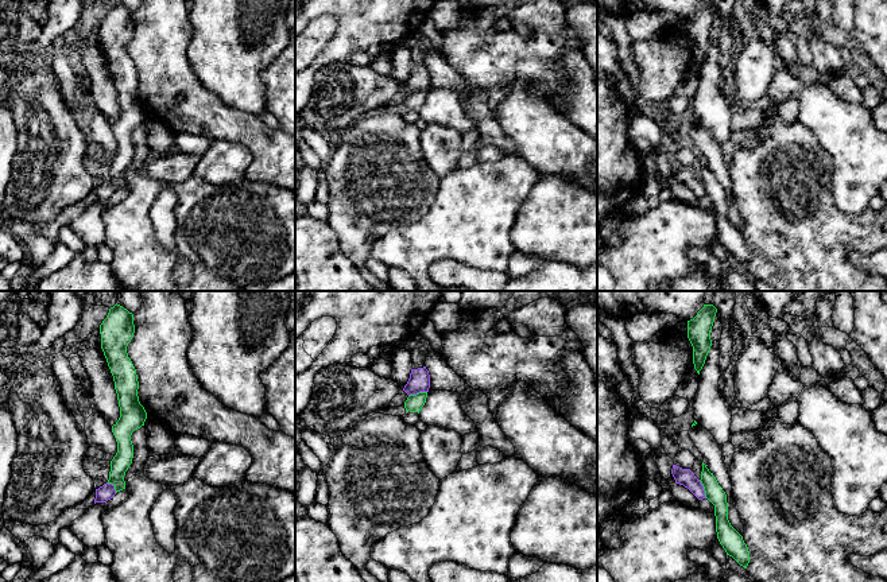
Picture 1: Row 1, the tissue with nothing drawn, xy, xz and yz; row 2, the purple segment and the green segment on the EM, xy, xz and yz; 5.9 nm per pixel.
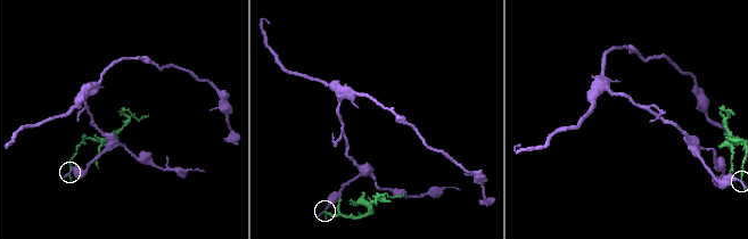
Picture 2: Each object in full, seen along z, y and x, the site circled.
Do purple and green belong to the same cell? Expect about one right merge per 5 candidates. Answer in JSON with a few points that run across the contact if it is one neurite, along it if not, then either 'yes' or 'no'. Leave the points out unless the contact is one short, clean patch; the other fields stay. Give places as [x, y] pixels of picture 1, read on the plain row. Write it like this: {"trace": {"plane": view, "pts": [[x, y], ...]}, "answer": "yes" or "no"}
{"trace": {"plane": "xz", "pts": [[426, 89], [409, 94]]}, "answer": "no"}

